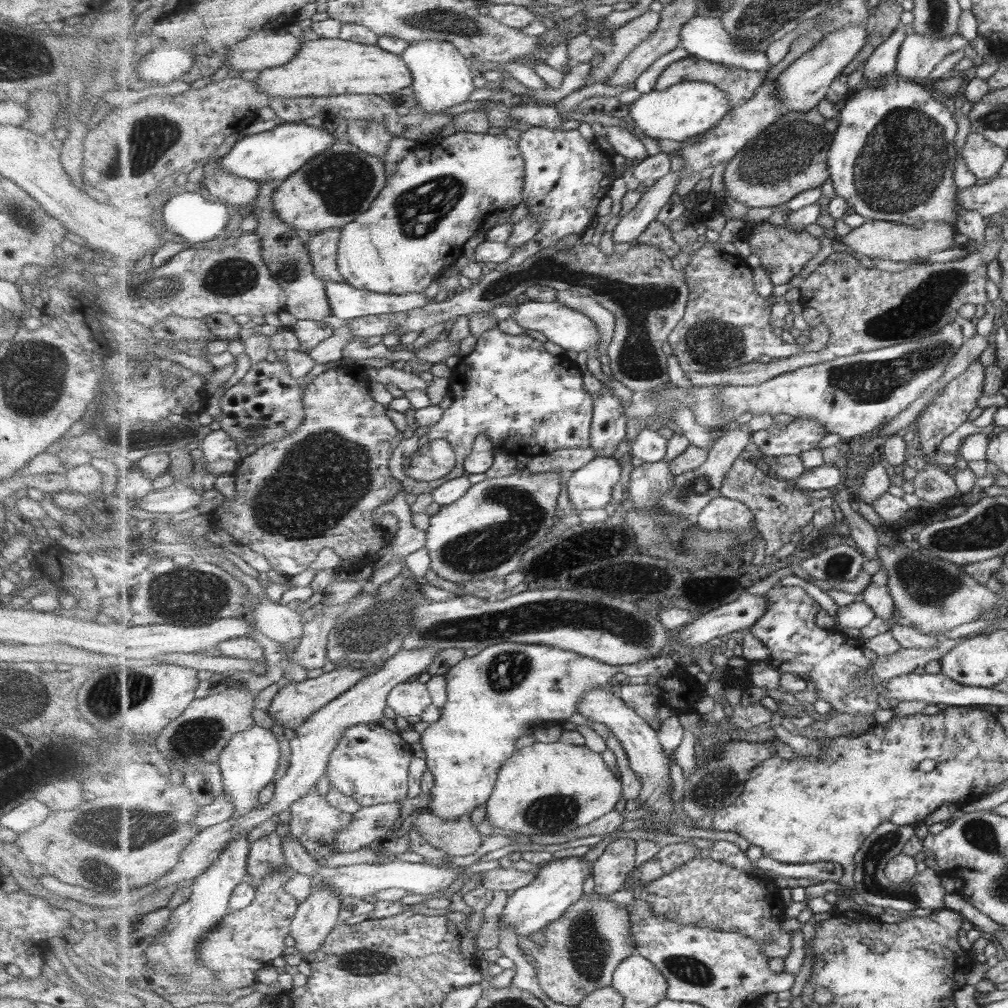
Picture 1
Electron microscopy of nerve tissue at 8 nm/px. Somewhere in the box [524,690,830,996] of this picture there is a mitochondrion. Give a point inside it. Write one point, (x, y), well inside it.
(588, 949)

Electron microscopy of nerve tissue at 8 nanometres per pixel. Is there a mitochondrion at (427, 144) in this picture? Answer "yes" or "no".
no

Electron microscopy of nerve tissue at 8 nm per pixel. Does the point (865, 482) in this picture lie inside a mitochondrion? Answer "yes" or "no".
no

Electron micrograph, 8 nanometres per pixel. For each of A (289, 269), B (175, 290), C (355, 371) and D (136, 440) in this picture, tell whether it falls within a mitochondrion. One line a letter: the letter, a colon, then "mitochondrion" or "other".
A: mitochondrion
B: mitochondrion
C: other
D: other

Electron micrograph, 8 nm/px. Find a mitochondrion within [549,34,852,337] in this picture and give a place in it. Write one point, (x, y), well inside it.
(790, 150)

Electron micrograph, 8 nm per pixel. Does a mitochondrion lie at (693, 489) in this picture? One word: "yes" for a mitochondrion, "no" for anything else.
yes

